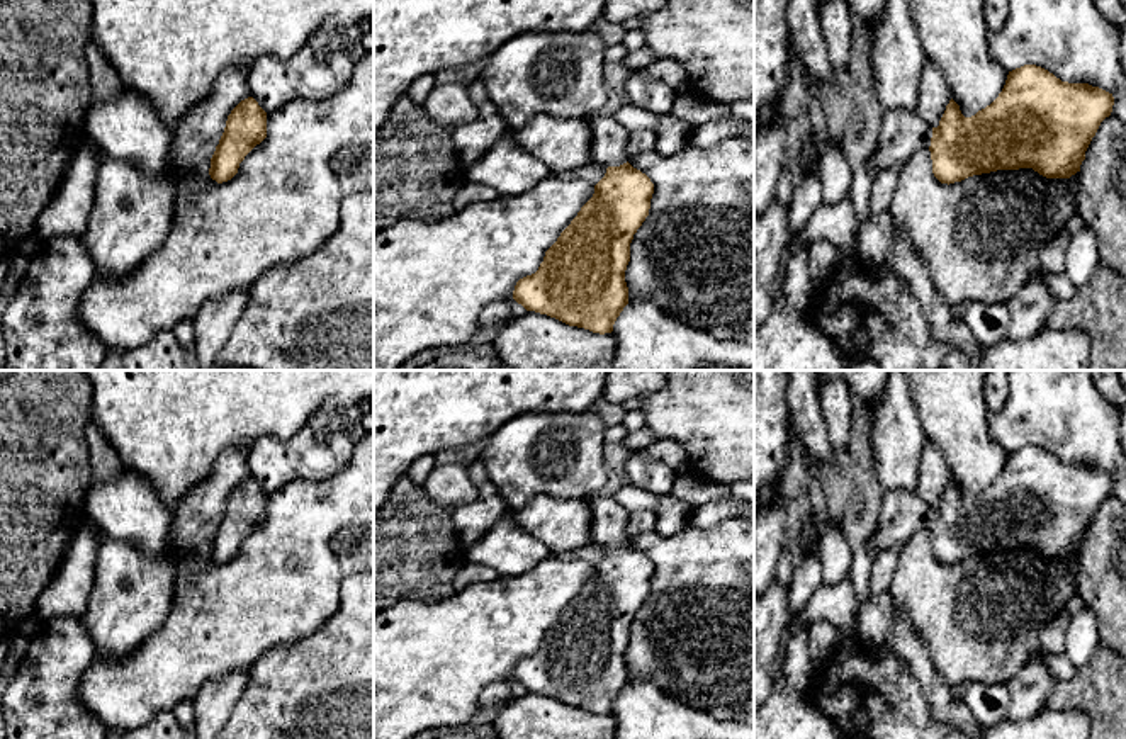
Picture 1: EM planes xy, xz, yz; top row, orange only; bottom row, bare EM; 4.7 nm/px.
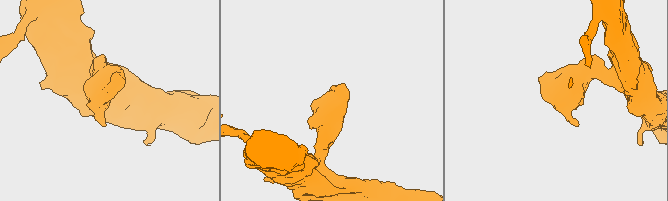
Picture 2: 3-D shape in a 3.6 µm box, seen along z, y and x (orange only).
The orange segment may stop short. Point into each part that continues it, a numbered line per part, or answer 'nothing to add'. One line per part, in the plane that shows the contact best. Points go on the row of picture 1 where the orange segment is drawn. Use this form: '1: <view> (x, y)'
1: xz (608, 138)

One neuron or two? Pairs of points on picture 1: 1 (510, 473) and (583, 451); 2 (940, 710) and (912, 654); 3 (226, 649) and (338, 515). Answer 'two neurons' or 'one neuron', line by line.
1: one neuron
2: one neuron
3: one neuron

